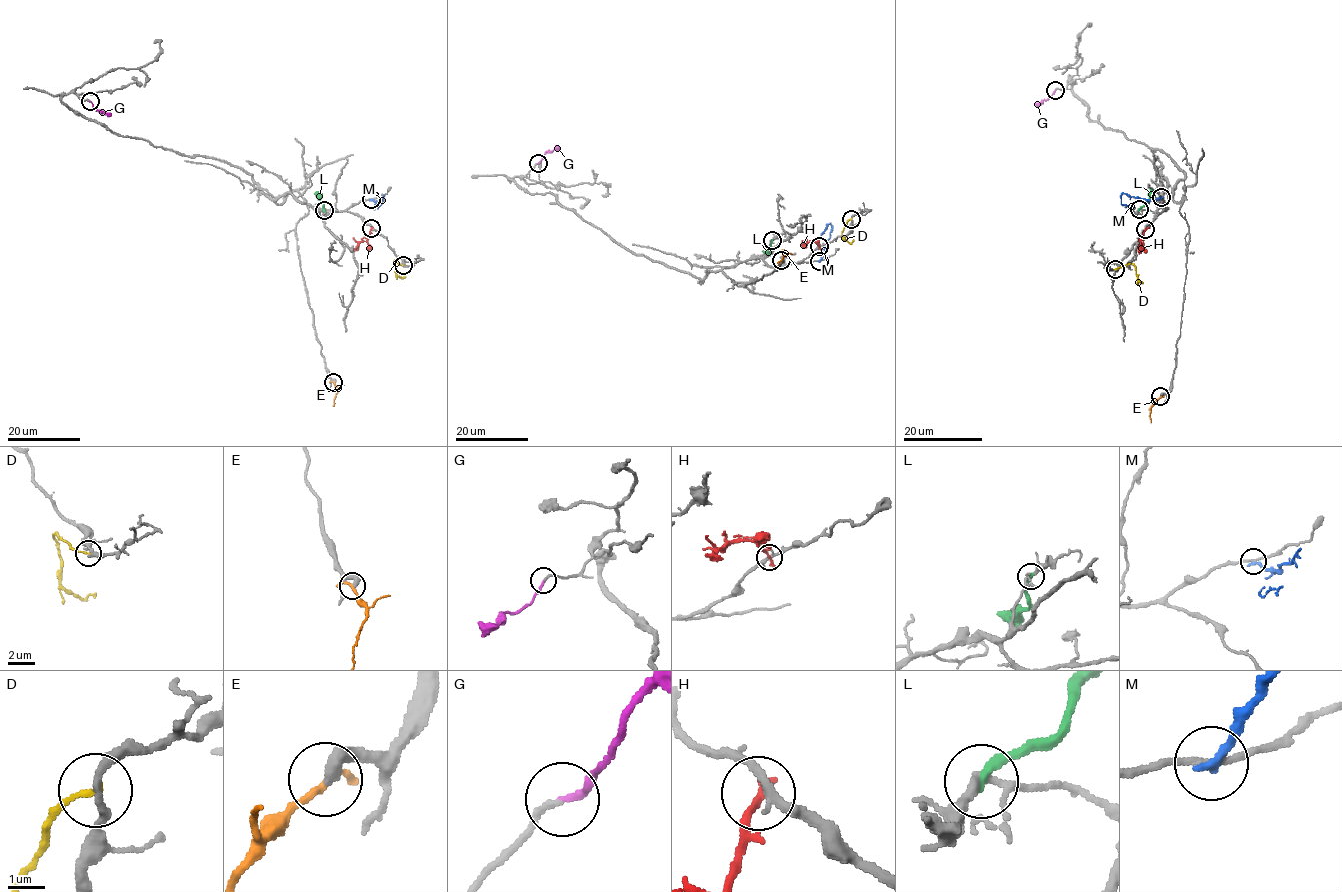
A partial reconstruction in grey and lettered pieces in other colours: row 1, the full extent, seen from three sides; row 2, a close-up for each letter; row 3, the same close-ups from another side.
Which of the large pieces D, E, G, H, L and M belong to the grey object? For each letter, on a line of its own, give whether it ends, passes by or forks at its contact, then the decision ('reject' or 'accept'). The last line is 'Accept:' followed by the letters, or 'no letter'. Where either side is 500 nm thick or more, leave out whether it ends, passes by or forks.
D: it ends there; reject
E: it passes by; reject
G: it ends there; accept
H: it ends there; reject
L: it ends there; reject
M: it ends there; reject
Accept: G

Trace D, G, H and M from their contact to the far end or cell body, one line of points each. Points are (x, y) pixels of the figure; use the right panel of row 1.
D: (1115, 269), (1132, 263), (1137, 278), (1142, 282), (1138, 281)
G: (1055, 90), (1036, 105)
H: (1146, 229), (1139, 254)
M: (1161, 197), (1146, 199), (1123, 193), (1121, 203), (1133, 207)

